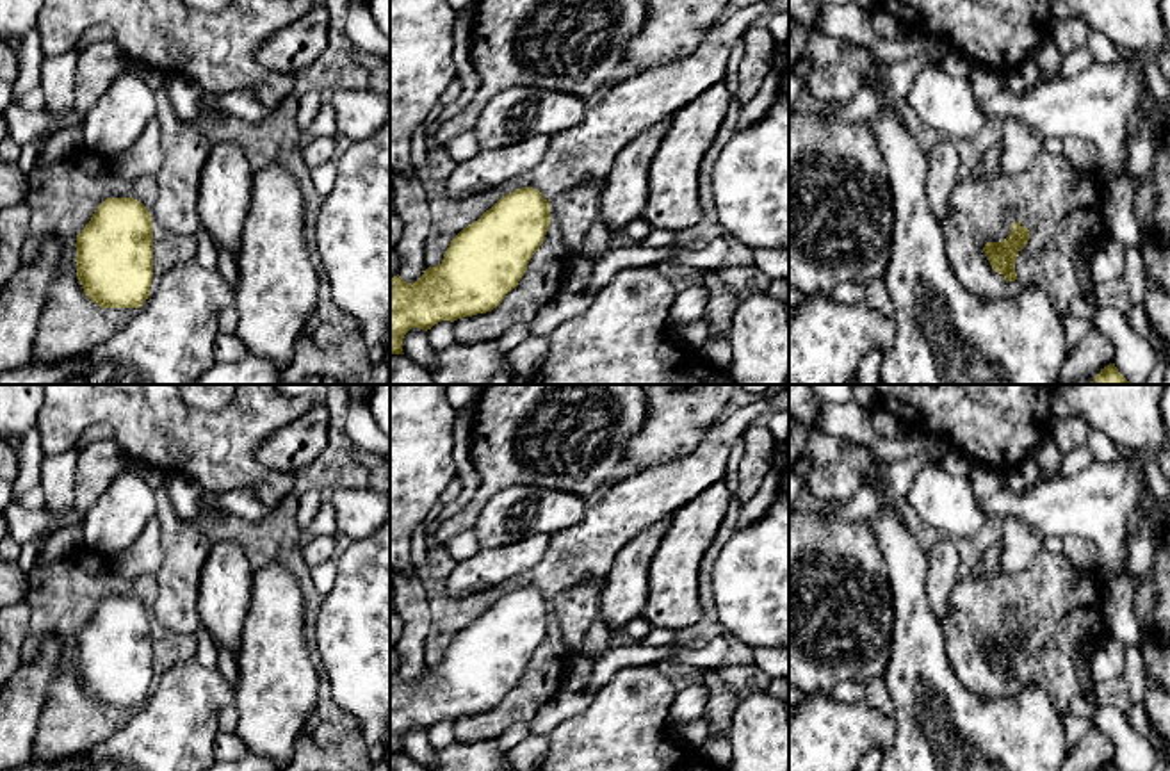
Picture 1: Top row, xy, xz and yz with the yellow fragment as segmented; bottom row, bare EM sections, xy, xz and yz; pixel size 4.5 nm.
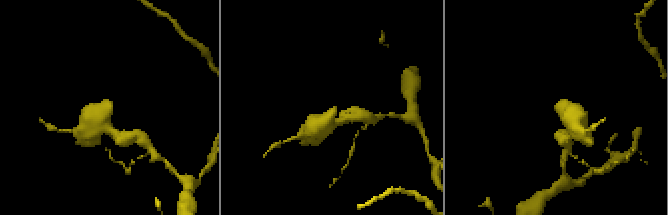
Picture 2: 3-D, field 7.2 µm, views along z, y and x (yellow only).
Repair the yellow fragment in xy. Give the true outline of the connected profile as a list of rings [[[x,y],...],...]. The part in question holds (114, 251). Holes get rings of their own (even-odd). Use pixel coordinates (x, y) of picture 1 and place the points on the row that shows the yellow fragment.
[[[107,198],[77,235],[77,278],[100,308],[141,308],[153,281],[153,223],[134,198]]]

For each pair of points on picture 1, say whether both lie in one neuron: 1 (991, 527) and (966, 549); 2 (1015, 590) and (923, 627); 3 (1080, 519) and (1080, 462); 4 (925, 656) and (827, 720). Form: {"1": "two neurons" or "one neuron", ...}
{"1": "one neuron", "2": "two neurons", "3": "two neurons", "4": "two neurons"}

